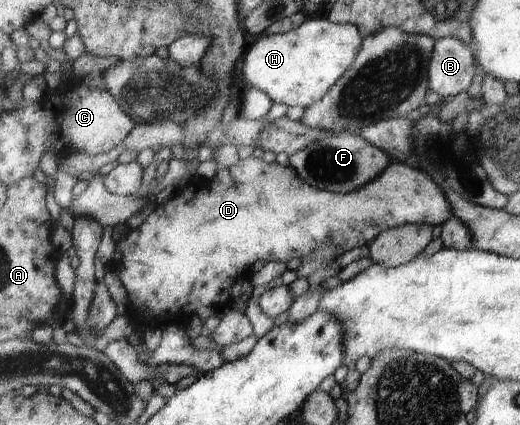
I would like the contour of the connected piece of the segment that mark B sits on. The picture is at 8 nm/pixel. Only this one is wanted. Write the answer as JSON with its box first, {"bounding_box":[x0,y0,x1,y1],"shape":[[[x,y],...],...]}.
{"bounding_box":[427,37,476,97],"shape":[[[451,37],[436,39],[428,59],[427,89],[441,97],[466,92],[476,73],[471,51]]]}

